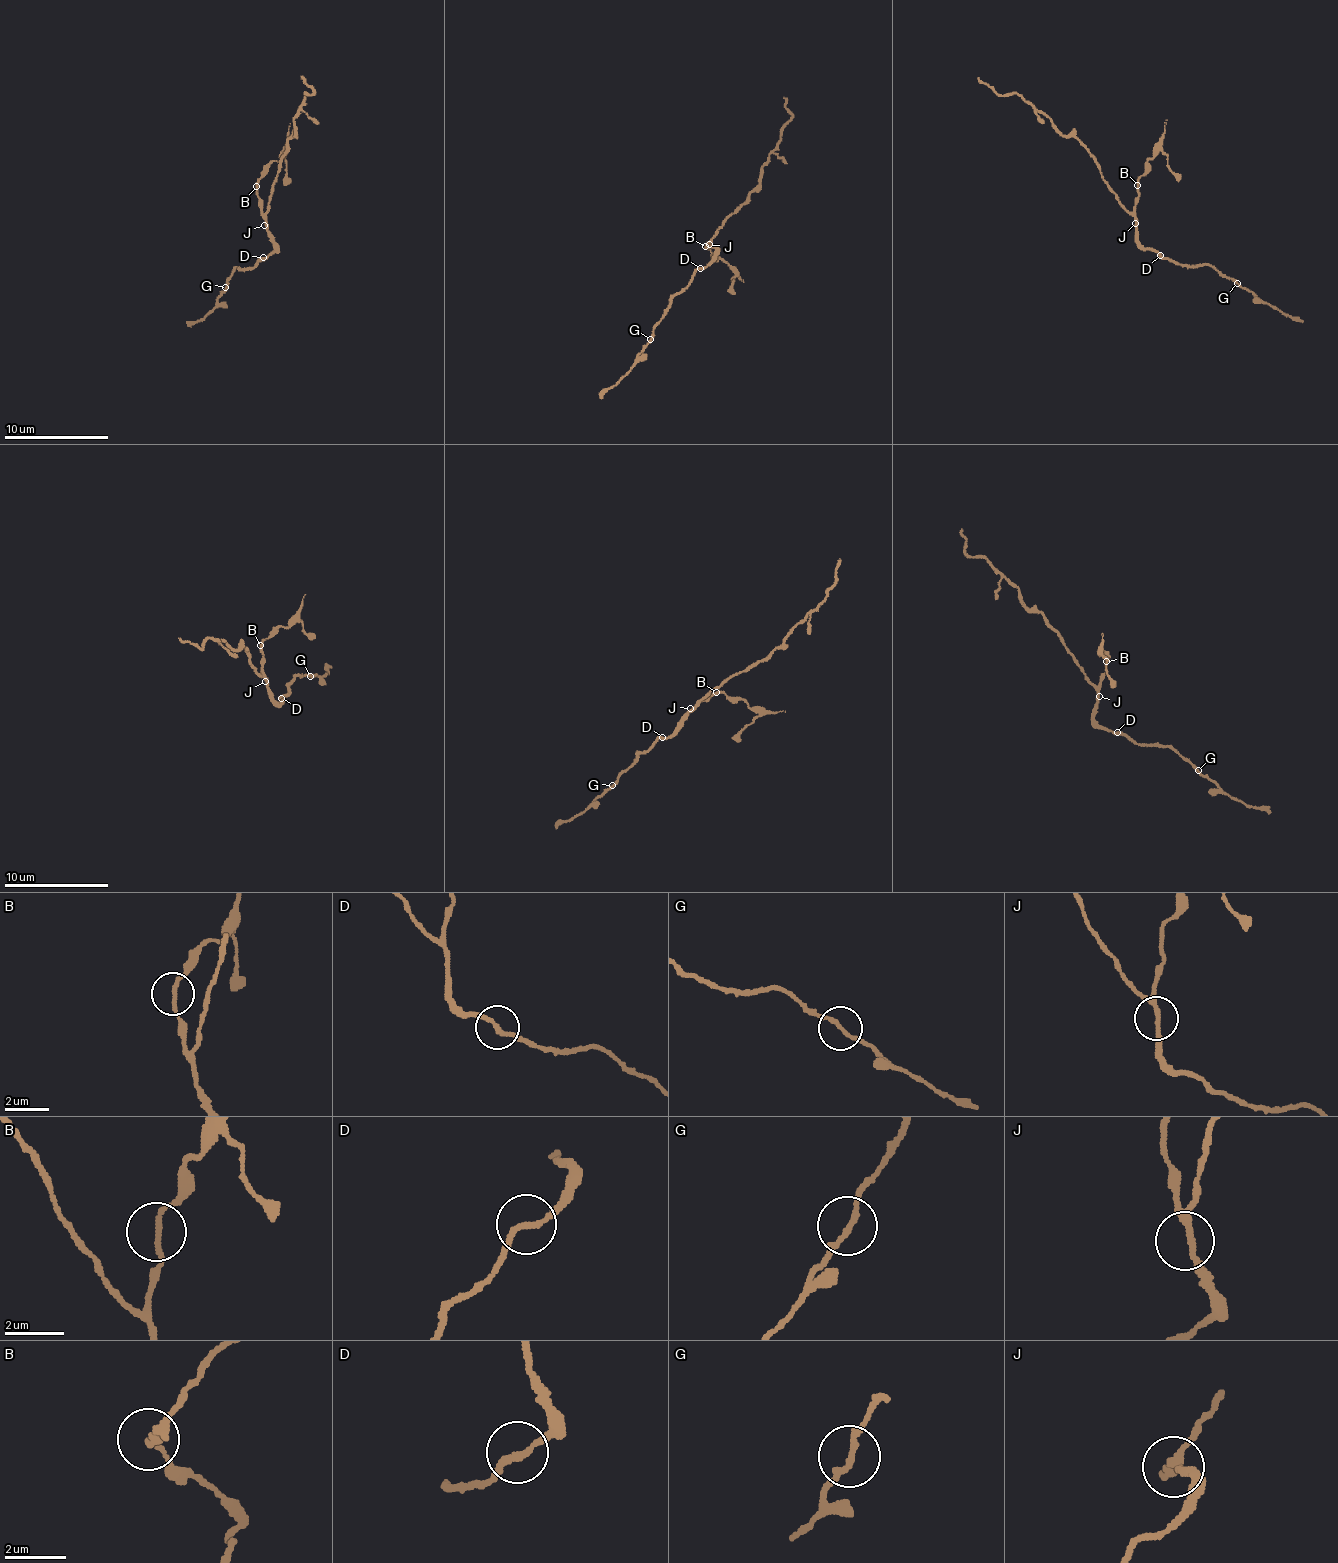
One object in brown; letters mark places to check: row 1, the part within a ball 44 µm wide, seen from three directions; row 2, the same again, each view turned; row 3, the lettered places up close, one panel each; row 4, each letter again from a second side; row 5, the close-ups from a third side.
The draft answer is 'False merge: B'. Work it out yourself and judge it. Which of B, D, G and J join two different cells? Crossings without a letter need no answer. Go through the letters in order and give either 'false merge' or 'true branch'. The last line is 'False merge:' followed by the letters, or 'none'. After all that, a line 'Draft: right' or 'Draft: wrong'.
B: false merge
D: true branch
G: true branch
J: true branch
False merge: B
Draft: right

